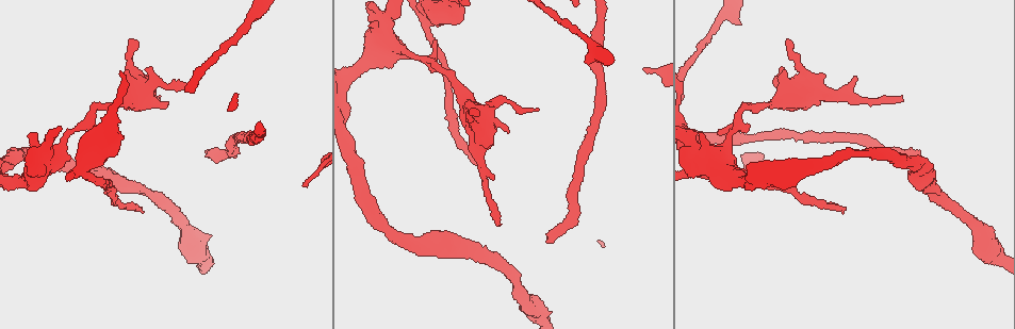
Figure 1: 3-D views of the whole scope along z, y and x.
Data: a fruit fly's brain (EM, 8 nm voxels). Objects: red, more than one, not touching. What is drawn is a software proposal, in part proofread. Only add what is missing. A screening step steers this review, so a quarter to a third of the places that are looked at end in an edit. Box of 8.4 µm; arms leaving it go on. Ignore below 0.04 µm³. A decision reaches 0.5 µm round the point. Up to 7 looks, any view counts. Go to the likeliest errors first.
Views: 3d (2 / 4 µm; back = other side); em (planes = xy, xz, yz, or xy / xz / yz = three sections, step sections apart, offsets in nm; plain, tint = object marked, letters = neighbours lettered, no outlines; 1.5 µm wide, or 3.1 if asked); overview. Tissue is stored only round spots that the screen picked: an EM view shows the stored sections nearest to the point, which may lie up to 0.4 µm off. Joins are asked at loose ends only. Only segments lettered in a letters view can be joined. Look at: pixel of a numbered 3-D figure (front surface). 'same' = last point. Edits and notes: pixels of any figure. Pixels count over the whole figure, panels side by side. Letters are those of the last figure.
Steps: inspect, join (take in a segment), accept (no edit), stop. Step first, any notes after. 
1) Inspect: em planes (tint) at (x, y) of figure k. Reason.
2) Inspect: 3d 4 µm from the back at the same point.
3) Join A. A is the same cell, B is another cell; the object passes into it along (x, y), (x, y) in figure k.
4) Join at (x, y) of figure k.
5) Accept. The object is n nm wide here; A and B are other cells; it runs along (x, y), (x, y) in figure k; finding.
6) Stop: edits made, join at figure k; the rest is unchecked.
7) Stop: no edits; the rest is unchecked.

Inspect: 3d 2 µm at (843, 211) of figure 1. Long arm stops here.

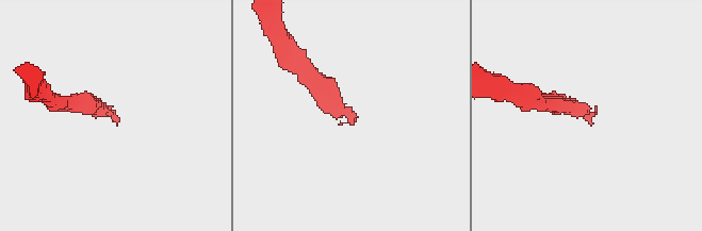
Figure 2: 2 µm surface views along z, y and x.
Inspect: em planes (letters) at (589, 117) of figure 2. Now the EM.

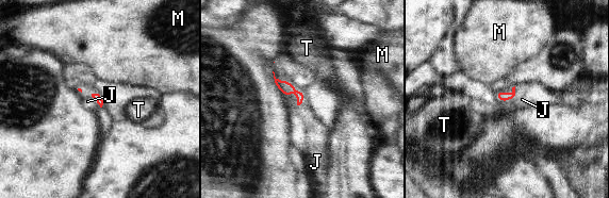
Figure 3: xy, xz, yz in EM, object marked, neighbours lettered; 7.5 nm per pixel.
Join J. J is the same cell, M and T are other cells; it goes on there.

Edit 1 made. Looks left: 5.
Inspect: overview.

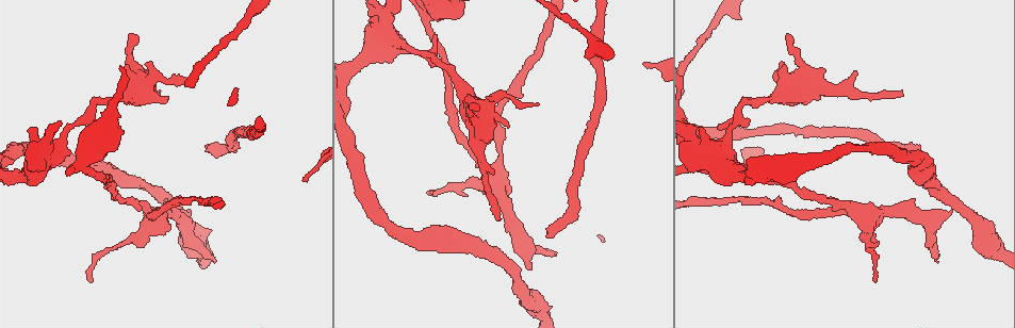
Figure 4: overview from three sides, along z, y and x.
Inspect: 3d 4 µm from the back at (209, 147) of figure 4. An open end.

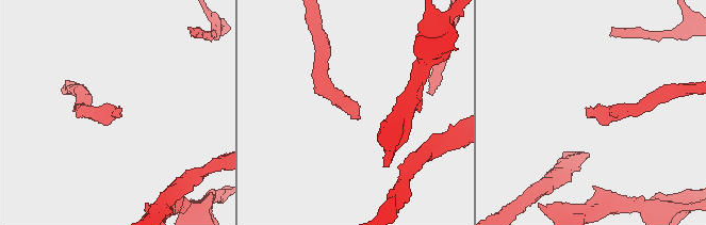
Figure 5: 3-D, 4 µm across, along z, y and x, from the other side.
Inspect: em yz step 8 (plain) at (119, 107) of figure 5.

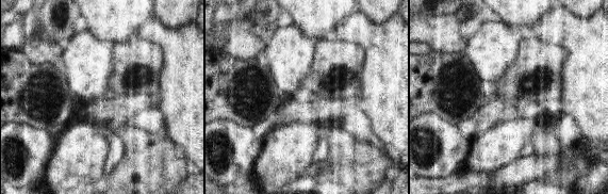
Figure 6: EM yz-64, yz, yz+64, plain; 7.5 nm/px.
Inspect: em yz step 8 (letters) at the same point. See the neighbours.

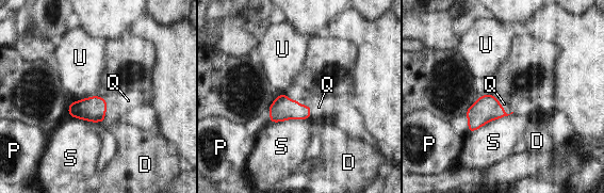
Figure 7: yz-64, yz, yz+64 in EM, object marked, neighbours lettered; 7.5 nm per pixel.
Join Q. Q is the same cell, D, P, S and U are other cells; the object passes into it along (282, 109), (302, 106), (319, 107) in figure 7; the cell continues.

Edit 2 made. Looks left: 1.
Stop: edits made, join at figure 3, join at figure 7; the rest is unchecked.

